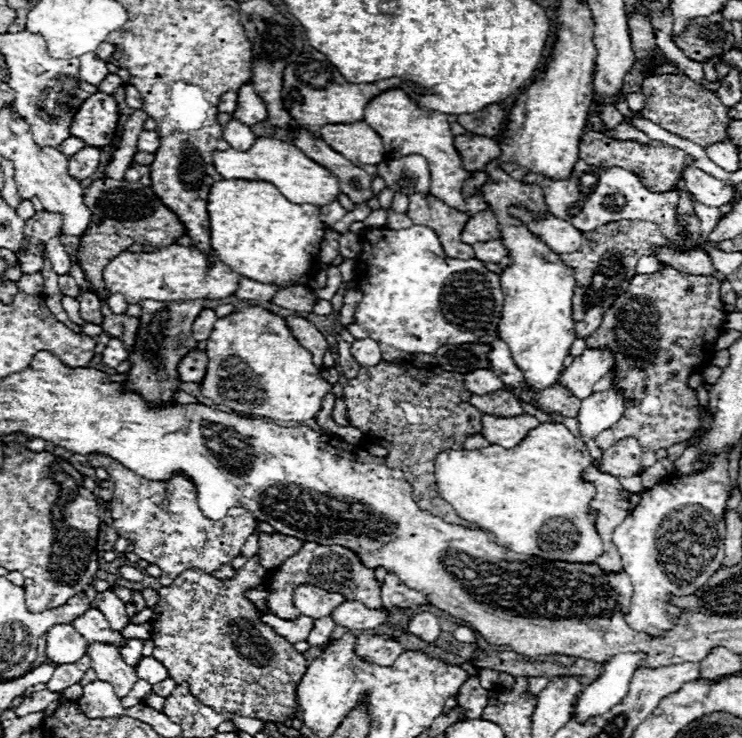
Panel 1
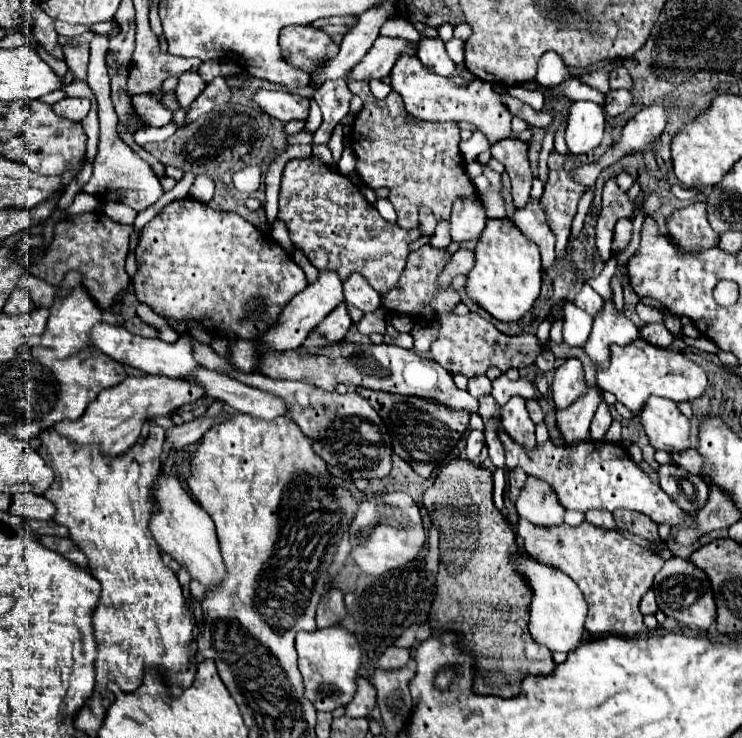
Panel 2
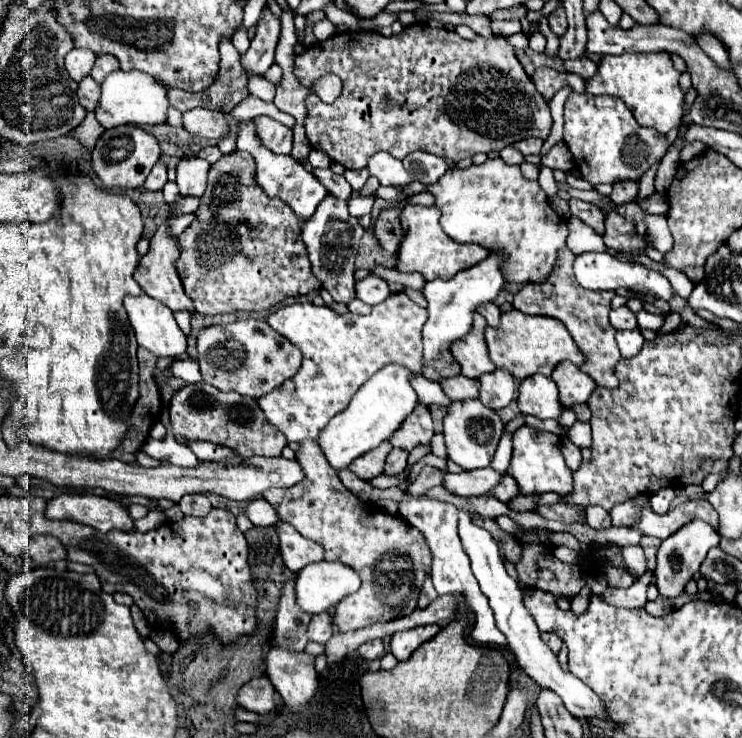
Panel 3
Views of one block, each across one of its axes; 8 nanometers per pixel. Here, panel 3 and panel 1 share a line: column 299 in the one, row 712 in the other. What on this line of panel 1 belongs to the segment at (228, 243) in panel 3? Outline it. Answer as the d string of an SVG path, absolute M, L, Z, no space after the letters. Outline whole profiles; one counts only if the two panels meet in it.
M248 558L246 566L240 568L230 580L216 580L210 574L198 570L186 570L174 584L160 588L160 602L154 610L152 620L152 640L154 640L154 658L168 670L168 676L176 684L186 682L190 694L202 704L214 708L218 714L238 714L248 718L258 718L262 722L284 722L294 718L298 710L296 686L302 674L306 672L306 658L294 646L278 636L270 626L260 622L256 606L244 598L244 588L260 586L266 576L266 568L258 564L258 558Z

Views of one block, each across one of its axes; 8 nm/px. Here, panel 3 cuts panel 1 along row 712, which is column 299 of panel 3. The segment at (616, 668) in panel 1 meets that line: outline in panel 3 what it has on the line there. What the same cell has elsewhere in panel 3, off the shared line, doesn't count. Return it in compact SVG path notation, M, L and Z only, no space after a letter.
M316 562L308 564L296 580L296 596L302 610L310 616L330 610L344 596L360 588L360 576L356 570L342 562Z

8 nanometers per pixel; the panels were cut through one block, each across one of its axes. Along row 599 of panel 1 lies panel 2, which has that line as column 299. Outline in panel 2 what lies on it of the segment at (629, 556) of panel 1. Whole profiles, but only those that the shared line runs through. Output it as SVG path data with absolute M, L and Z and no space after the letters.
M330 626L326 630L298 632L296 636L298 650L298 668L304 682L304 698L314 704L320 712L334 712L340 706L346 706L356 692L356 678L360 666L360 644L352 632L344 626Z

